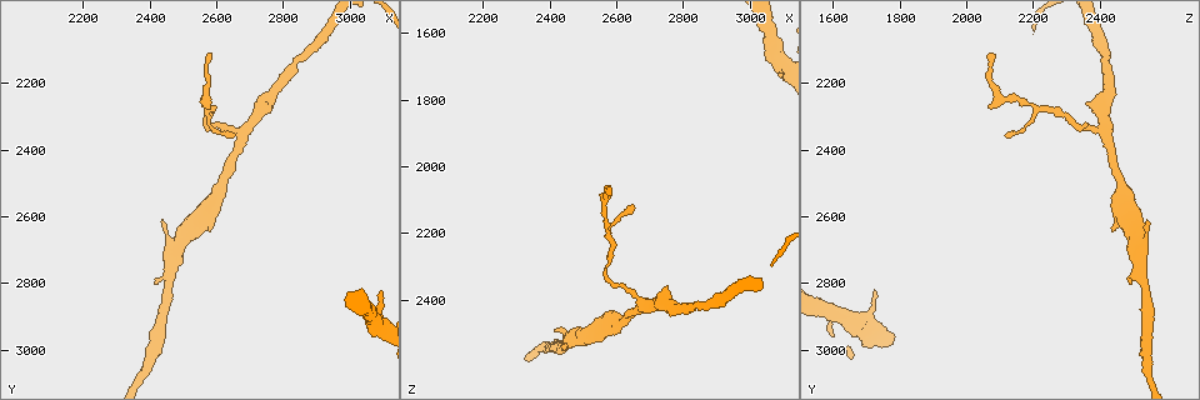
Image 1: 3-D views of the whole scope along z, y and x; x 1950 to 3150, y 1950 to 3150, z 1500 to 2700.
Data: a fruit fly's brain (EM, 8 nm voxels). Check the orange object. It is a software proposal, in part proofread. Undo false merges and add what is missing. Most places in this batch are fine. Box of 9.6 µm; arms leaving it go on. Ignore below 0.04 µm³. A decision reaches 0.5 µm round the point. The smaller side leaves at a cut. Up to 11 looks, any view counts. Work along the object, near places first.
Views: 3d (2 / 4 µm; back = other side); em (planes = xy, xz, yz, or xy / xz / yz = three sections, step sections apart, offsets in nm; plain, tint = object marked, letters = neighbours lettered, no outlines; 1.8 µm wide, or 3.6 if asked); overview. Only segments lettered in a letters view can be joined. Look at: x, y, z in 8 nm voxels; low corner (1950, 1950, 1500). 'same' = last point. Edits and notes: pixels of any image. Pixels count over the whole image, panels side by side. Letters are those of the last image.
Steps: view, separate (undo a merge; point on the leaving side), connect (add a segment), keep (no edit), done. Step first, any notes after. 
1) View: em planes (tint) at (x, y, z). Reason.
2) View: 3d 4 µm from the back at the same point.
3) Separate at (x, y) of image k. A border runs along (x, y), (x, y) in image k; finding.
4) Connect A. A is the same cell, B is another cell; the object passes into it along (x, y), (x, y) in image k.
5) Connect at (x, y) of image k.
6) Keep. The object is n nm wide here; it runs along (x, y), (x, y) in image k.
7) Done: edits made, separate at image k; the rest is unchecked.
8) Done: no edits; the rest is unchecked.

View: em yz step 8 (letters) at (3100, 2820, 1720).

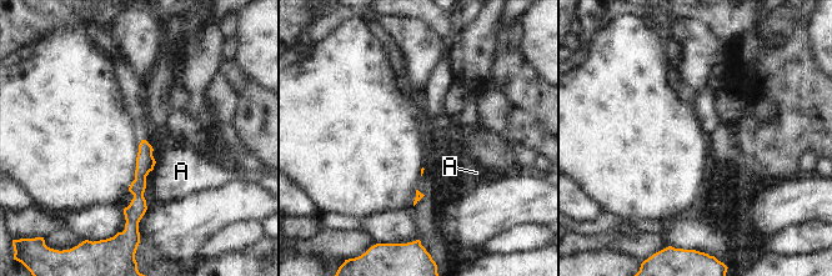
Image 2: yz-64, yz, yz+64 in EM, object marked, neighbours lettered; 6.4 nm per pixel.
View: em planes (letters) at the same point.

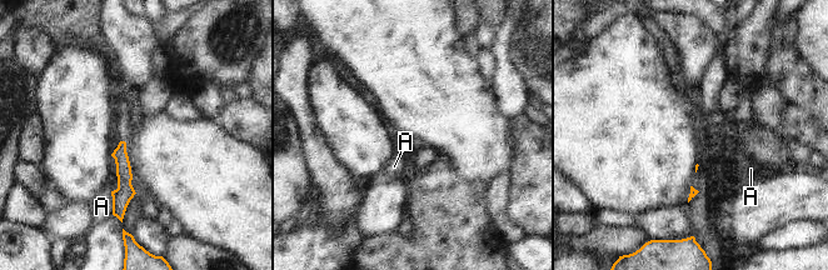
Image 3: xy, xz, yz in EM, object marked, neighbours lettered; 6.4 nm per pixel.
Keep. A is another cell; a border runs along (110, 191), (113, 214) in image 3; none of them fits.

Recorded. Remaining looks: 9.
View: em planes (plain) at (2650, 2350, 2130).

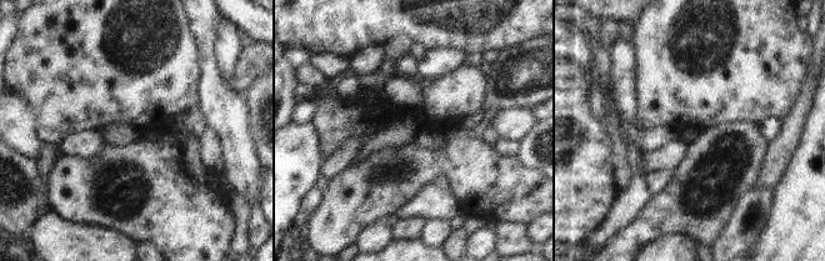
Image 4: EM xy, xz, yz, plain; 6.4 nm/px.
View: em planes (letters) at the same point.

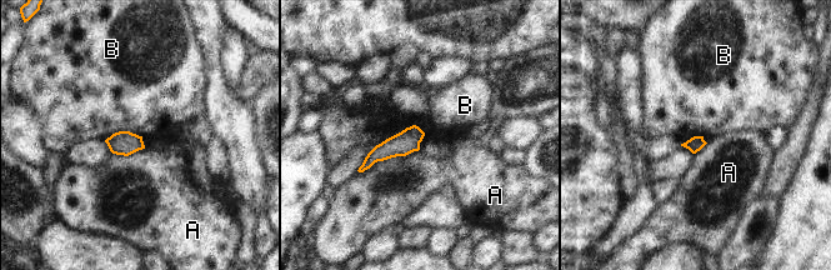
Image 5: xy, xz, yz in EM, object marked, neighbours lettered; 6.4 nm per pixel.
Keep. The object is 100 nm wide here; A and B are other cells; it runs along (420, 134), (376, 154), (365, 165) in image 5; none of them fits.

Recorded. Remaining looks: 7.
View: 3d 4 µm at (2430, 2620, 2550). Thick end.

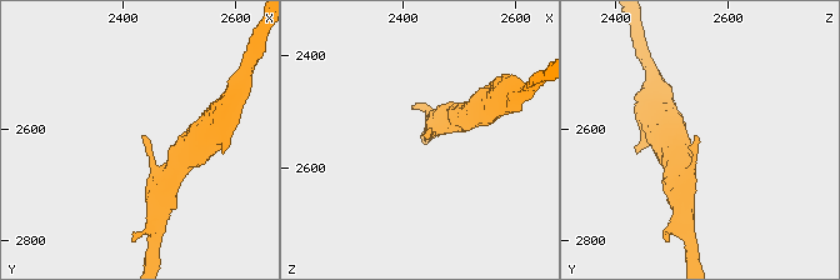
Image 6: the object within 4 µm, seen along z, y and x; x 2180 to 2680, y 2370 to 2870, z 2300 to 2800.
View: em planes (tint) at (2435, 2615, 2545).

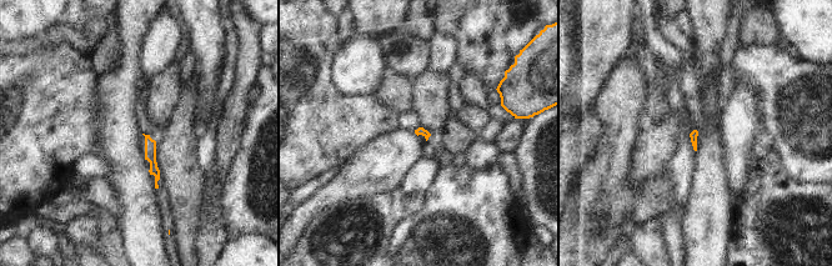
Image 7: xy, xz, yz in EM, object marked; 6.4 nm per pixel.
View: em planes (letters) at the same point.

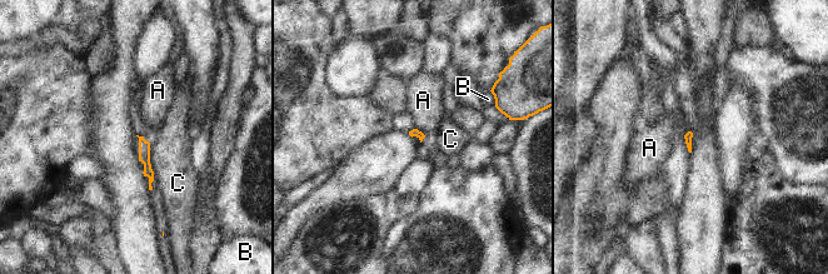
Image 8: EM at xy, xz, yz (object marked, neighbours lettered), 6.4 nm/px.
Keep. A, B and C are other cells; a border runs along (414, 128), (425, 135) in image 8; none of them fits.

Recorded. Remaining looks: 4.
View: em planes (letters) at (2680, 2340, 2420). Arms part here.

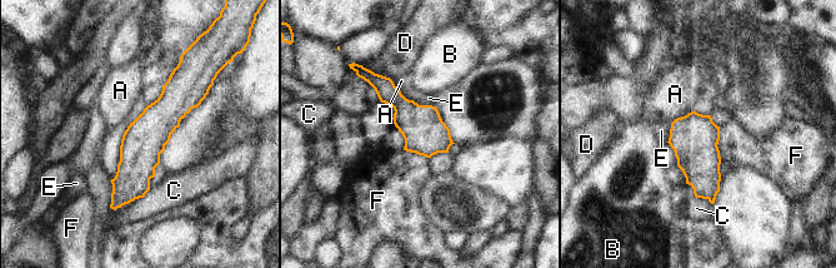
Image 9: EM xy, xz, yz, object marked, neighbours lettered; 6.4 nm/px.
Keep. A, B, C, D, E and F are other cells; continuous, no second neuron.

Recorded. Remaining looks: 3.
Done: no edits; the rest is unchecked.

